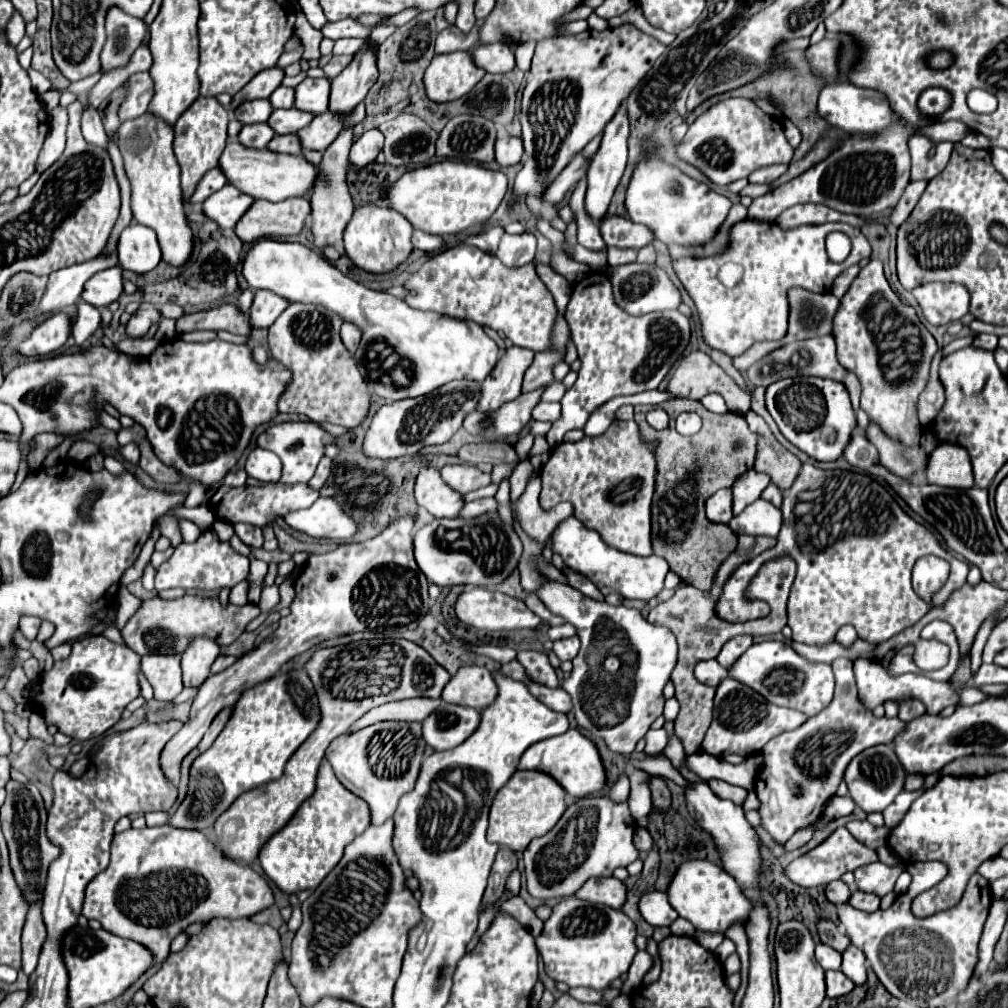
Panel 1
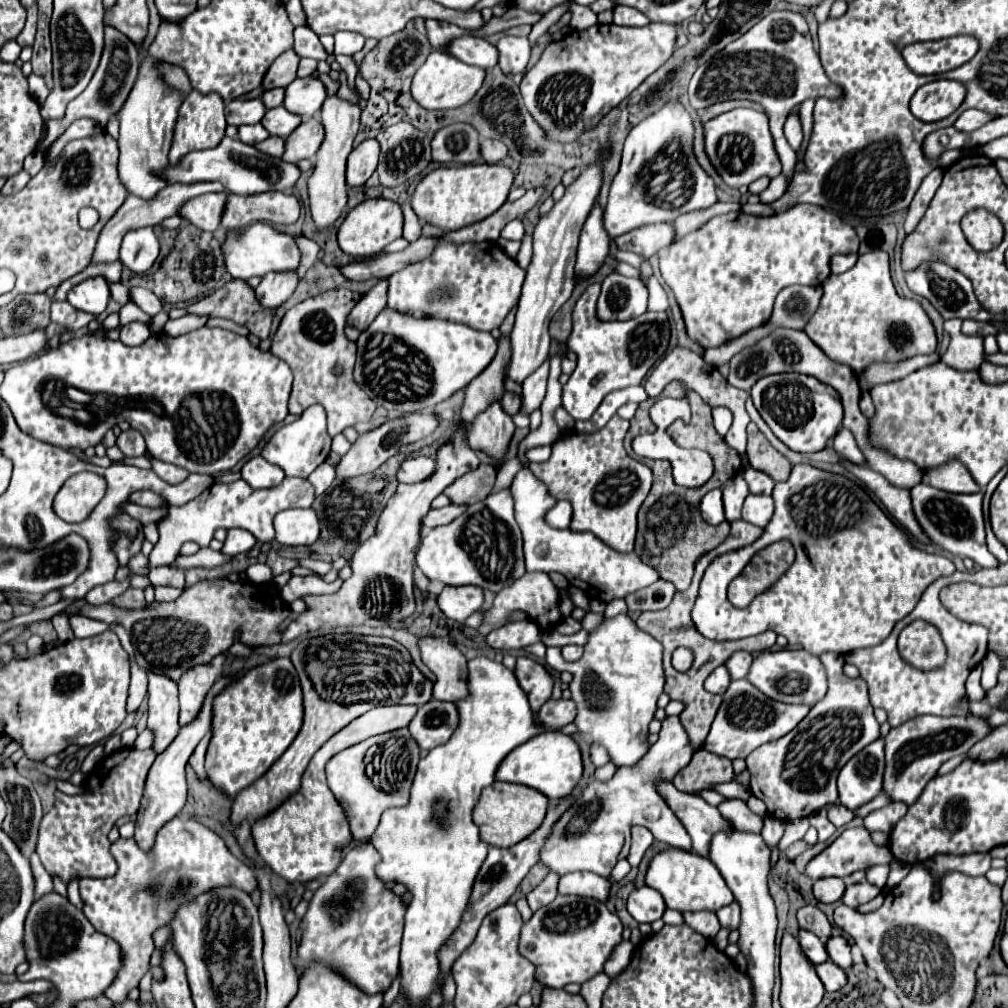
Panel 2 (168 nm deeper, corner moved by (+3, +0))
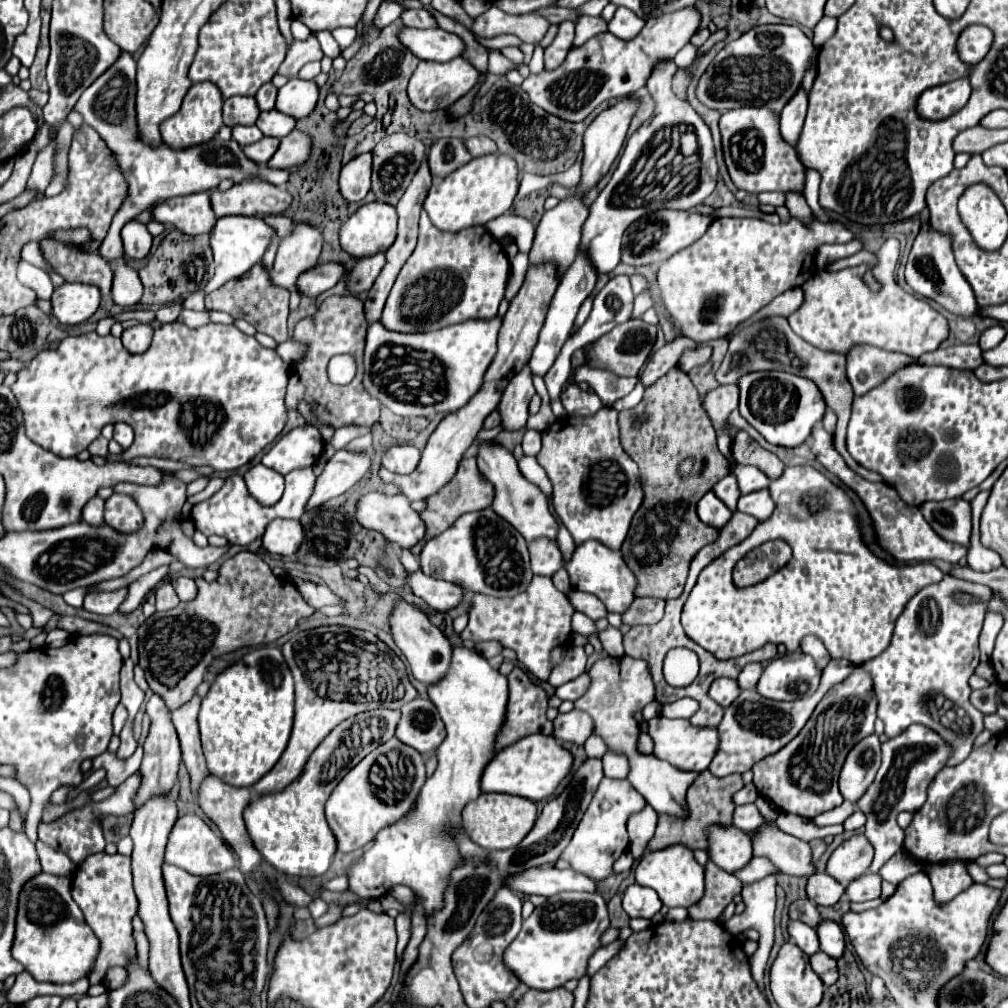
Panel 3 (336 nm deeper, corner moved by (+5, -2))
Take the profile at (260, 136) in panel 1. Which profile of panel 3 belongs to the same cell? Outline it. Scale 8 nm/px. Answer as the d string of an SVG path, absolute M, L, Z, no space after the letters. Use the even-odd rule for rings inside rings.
M243 125L233 127L233 139L235 139L241 147L245 147L245 145L249 145L249 143L255 143L255 141L259 141L261 137L263 137L263 133L261 133L255 125L251 125L251 127L243 127Z

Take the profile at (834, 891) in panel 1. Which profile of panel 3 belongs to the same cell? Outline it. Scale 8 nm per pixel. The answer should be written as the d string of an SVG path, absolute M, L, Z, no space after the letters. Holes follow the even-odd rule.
M815 873L807 881L807 897L817 905L835 905L843 891L843 885L827 873Z

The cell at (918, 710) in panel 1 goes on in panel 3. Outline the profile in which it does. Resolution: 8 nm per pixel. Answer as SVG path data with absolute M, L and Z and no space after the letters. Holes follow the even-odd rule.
M945 575L939 583L923 587L905 607L903 615L897 619L895 631L893 631L893 639L889 643L889 647L865 661L861 665L863 671L867 671L873 679L873 691L877 695L877 717L885 723L885 735L887 737L895 737L901 731L905 731L909 725L913 723L921 723L925 727L931 727L933 731L937 731L945 741L949 741L953 745L953 755L947 761L947 765L957 765L961 763L973 749L973 741L975 737L981 733L983 729L983 713L977 711L971 703L969 703L969 677L973 675L977 663L979 663L979 633L981 633L985 618L985 611L981 605L957 605L951 601L951 595L955 591L965 591L971 595L977 595L981 599L987 599L991 595L989 587L979 585L979 583L971 583L965 579L957 579L953 575Z

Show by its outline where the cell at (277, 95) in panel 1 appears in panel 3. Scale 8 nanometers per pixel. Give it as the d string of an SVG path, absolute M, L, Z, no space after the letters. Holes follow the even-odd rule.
M265 83L265 85L257 91L255 99L257 99L257 105L259 105L259 109L261 109L261 111L271 111L271 109L275 107L277 89L273 87L273 83Z

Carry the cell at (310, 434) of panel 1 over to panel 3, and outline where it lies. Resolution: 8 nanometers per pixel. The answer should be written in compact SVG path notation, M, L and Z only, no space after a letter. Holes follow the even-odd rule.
M295 427L263 455L263 465L279 471L281 475L287 475L295 469L313 467L313 463L323 453L323 447L325 441L315 427Z

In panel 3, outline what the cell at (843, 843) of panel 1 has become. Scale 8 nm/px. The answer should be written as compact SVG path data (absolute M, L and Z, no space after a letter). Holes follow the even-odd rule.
M857 833L843 841L829 857L825 873L835 877L841 885L849 885L853 879L861 877L873 859L873 845L865 835Z

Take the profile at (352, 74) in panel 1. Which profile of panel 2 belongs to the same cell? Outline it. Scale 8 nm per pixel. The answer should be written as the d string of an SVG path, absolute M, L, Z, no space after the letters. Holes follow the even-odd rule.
M337 95L327 97L321 107L321 123L325 127L325 139L317 151L317 167L309 179L309 197L311 197L311 215L317 227L327 227L335 223L347 205L347 183L345 183L345 161L353 149L353 139L359 131L361 109L347 101L341 101Z

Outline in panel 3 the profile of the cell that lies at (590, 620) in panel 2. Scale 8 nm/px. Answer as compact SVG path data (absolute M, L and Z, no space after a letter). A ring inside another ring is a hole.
M607 627L605 631L599 631L599 641L605 649L605 653L611 653L615 657L619 657L623 653L623 641L621 641L621 631L617 627Z

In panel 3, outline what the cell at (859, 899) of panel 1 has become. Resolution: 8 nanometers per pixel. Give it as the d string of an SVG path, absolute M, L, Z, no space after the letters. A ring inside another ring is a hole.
M865 873L859 879L855 879L853 883L849 883L849 887L845 889L845 895L853 903L877 899L881 895L881 877L873 875L873 873Z

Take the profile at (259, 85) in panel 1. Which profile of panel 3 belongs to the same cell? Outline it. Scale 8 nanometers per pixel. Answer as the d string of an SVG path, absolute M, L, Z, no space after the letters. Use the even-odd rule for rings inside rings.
M311 35L307 41L293 41L293 45L287 51L285 61L279 67L279 75L285 77L297 77L299 69L309 63L309 61L321 61L323 51L315 39L315 35Z

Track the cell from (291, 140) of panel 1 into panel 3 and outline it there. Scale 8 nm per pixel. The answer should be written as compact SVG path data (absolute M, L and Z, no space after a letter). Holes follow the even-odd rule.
M263 137L263 139L257 141L257 143L245 145L245 147L243 147L243 153L245 153L249 159L253 159L255 163L267 163L267 161L273 157L273 153L277 151L277 147L279 147L279 141L277 141L277 139L273 139L273 137Z

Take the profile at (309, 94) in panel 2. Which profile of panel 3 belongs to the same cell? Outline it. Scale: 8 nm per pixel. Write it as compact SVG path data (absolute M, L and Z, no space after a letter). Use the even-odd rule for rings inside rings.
M293 77L279 89L275 109L295 119L303 119L313 113L313 109L317 107L317 99L319 87L315 85L315 81L303 81L299 77Z

